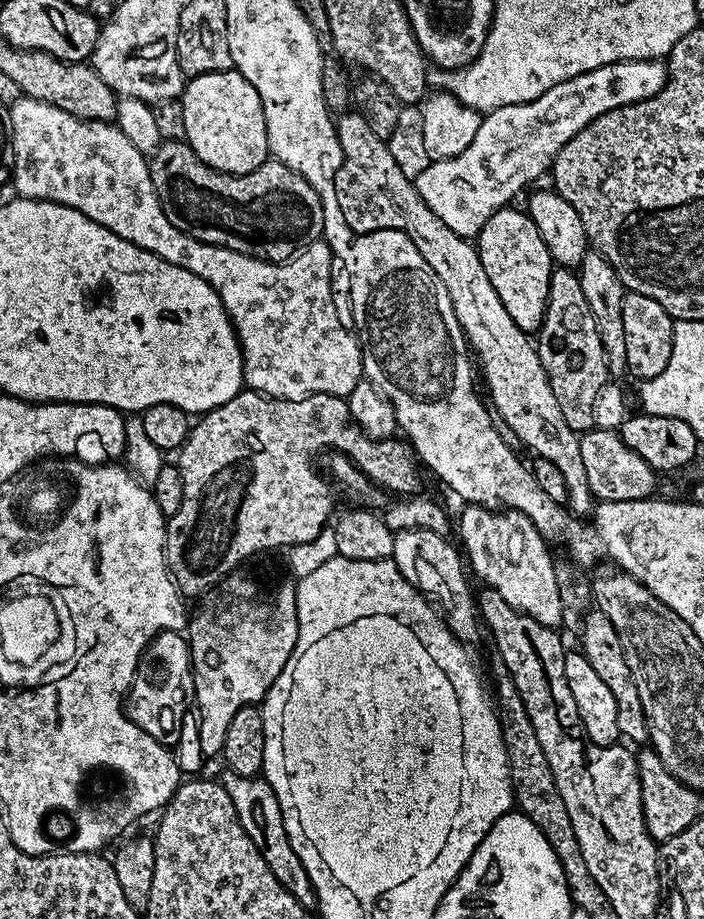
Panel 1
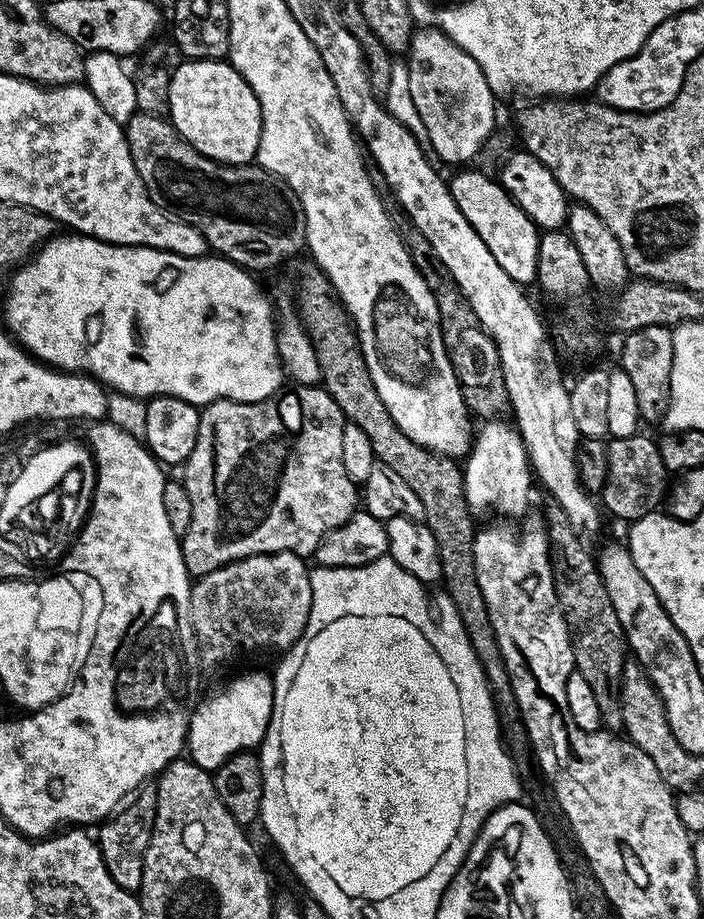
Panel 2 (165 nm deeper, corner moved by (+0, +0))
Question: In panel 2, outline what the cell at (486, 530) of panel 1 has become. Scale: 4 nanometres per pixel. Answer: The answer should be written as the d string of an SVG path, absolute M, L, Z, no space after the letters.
M492 418L474 436L472 451L462 464L466 502L473 513L501 512L501 517L523 517L529 511L528 495L534 488L534 473L528 462L528 451L519 432L504 418Z

